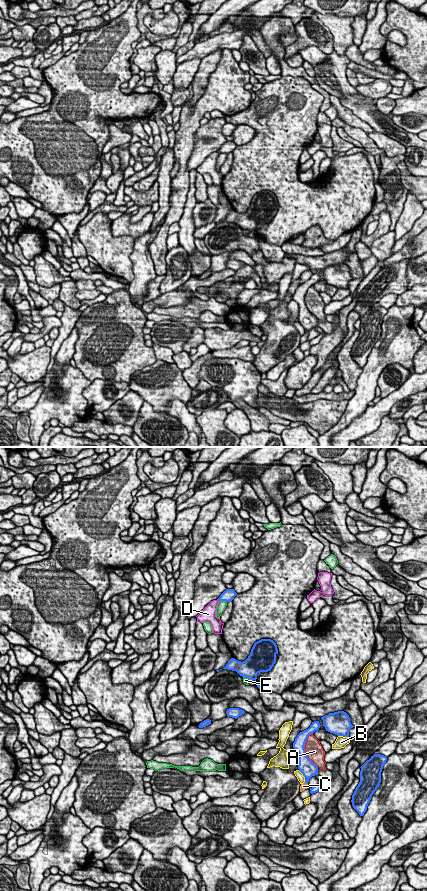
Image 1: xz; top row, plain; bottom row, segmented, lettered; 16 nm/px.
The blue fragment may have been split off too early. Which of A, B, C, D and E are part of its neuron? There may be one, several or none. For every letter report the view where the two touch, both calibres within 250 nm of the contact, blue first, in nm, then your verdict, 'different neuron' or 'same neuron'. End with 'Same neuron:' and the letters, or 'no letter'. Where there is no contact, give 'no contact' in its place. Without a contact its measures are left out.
A: xz | 220/280 nm | different neuron
B: xz | 380/180 nm | different neuron
C: xz | 240/100 nm | same neuron
D: xz | 190/220 nm | different neuron
E: xz | 190/140 nm | different neuron
Same neuron: C

